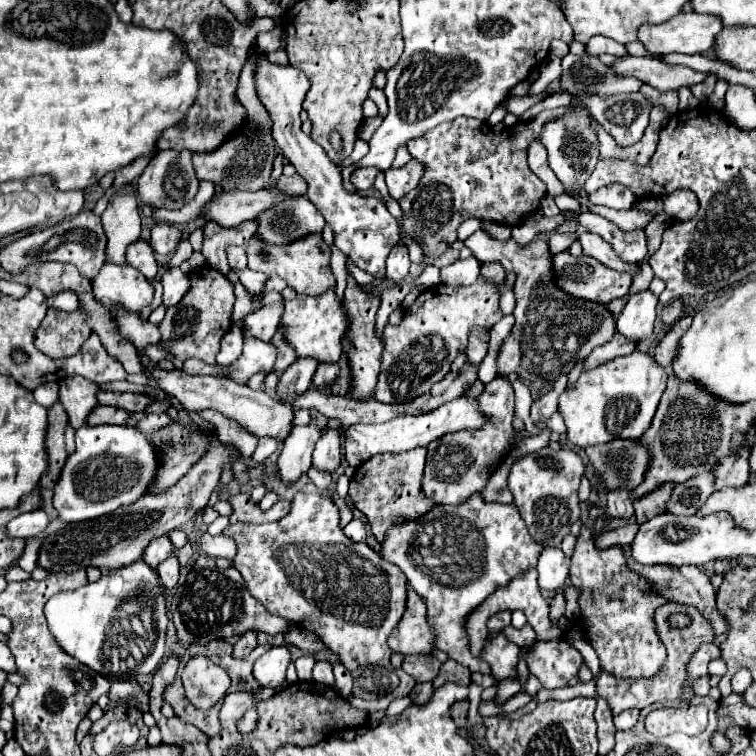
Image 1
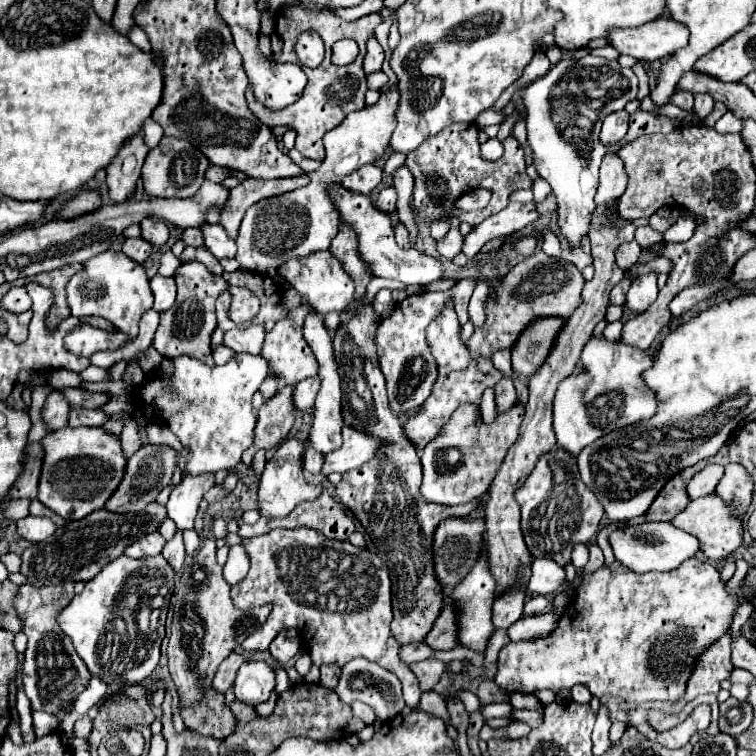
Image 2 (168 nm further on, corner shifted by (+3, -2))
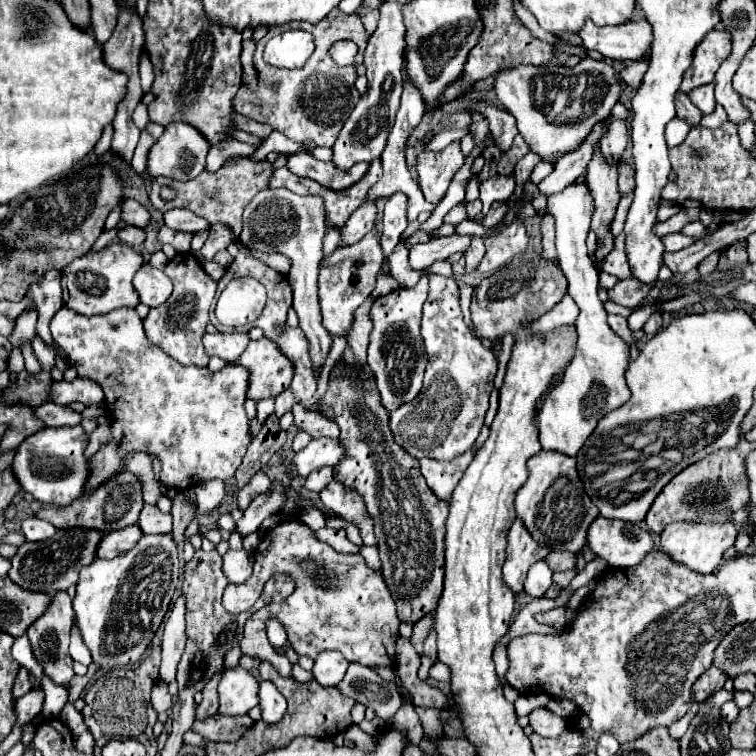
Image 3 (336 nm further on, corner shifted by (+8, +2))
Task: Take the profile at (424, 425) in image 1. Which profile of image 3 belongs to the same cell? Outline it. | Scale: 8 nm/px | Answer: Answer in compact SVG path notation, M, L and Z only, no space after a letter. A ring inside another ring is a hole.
M320 437L320 439L312 439L302 451L298 451L292 459L292 469L300 475L306 477L310 471L320 469L320 467L334 467L340 463L342 457L342 447L338 441L328 439L328 437Z

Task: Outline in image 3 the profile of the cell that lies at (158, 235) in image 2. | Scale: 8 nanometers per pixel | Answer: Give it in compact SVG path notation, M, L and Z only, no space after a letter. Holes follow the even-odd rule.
M124 199L122 201L122 221L140 229L146 229L148 221L150 221L150 213L146 207L142 207L138 201L134 199Z

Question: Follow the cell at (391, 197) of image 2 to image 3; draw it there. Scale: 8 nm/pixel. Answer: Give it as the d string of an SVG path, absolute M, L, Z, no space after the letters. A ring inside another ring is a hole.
M360 205L352 217L346 221L346 225L342 227L342 239L340 239L340 247L350 247L354 243L358 243L372 227L376 221L376 205Z

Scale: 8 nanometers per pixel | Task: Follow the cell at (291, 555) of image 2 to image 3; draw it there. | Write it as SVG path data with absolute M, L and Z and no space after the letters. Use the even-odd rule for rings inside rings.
M286 519L280 525L276 525L272 531L268 531L262 537L260 547L254 551L254 573L248 581L240 584L228 585L228 589L224 591L222 597L223 607L230 613L241 613L250 609L262 594L264 583L274 575L274 573L288 573L296 579L296 591L284 599L284 603L270 603L262 609L258 609L254 615L250 615L250 619L246 621L246 631L244 631L244 639L240 643L243 656L239 665L250 671L254 665L254 661L267 661L271 663L282 677L292 676L292 663L289 659L275 652L268 637L264 633L264 617L280 617L280 621L286 627L288 633L288 643L292 645L292 649L298 655L306 655L316 659L318 653L326 651L326 649L334 649L340 651L350 663L360 663L360 665L384 665L384 667L394 667L396 665L396 639L398 639L398 625L400 619L396 615L396 603L388 591L388 587L384 585L384 579L378 571L372 571L362 555L340 555L336 553L330 545L324 545L322 541L318 541L312 533L310 527L306 527L302 521L298 519Z

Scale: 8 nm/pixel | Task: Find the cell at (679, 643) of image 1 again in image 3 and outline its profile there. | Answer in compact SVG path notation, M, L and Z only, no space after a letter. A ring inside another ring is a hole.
M708 669L706 673L700 675L700 681L696 681L696 693L694 693L694 701L704 701L708 699L712 693L716 693L718 689L724 687L724 673L720 673L720 669Z

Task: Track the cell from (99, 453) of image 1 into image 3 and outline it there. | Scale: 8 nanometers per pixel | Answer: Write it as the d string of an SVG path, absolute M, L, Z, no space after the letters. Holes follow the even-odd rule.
M80 425L52 427L52 429L44 427L20 443L20 447L16 449L16 455L14 455L12 473L14 473L16 481L20 483L20 487L24 491L32 493L34 499L48 501L52 505L70 505L74 499L80 497L80 489L84 489L84 477L88 477L88 459L84 457L86 443L88 443L88 435L84 433L84 429Z

